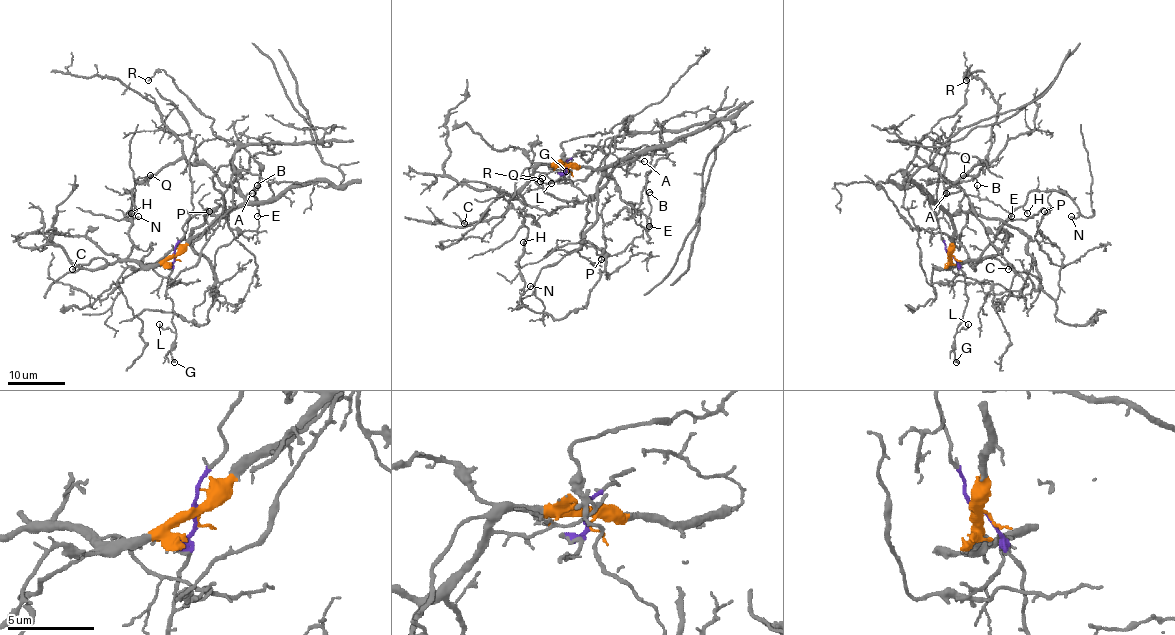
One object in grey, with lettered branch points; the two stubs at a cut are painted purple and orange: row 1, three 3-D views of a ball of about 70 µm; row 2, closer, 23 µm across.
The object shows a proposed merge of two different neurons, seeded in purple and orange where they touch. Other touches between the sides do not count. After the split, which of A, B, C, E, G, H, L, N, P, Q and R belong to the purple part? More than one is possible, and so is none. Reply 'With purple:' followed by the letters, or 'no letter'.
With purple: B, E, G, L, R

